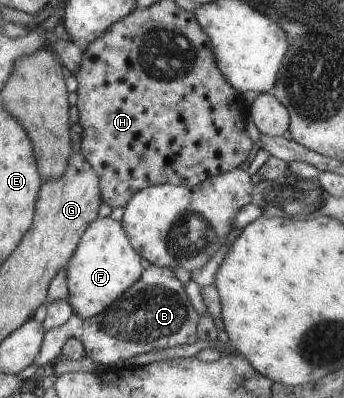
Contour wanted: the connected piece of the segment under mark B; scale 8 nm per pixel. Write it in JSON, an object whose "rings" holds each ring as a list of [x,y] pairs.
{"rings":[[[149,266],[140,278],[133,282],[107,309],[92,318],[81,318],[73,314],[59,327],[44,333],[39,354],[32,365],[24,367],[16,377],[21,381],[31,378],[39,366],[52,365],[60,355],[60,349],[69,338],[78,339],[84,347],[85,355],[95,364],[113,366],[118,359],[151,351],[165,349],[183,343],[193,343],[197,339],[197,313],[191,307],[183,285],[169,268]]]}

